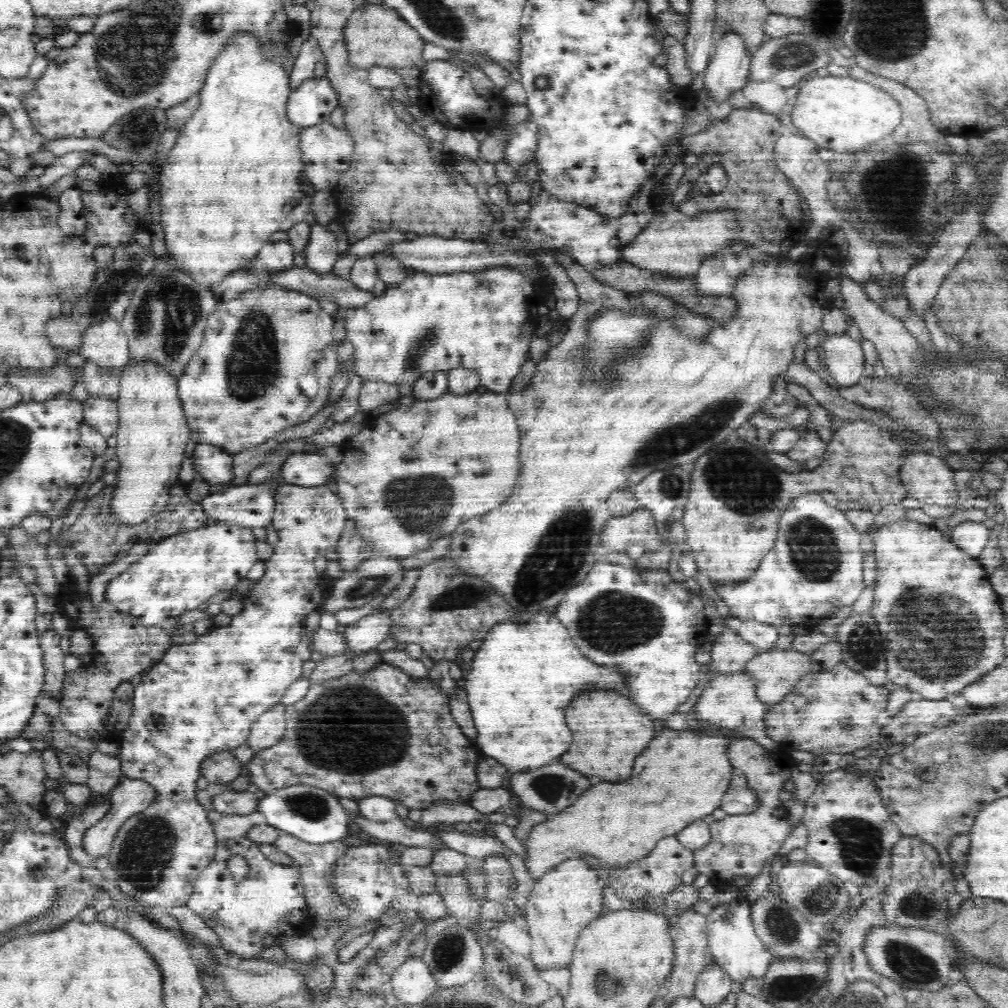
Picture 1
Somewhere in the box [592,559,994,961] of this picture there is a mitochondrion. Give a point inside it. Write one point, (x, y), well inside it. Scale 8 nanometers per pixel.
(935, 636)

